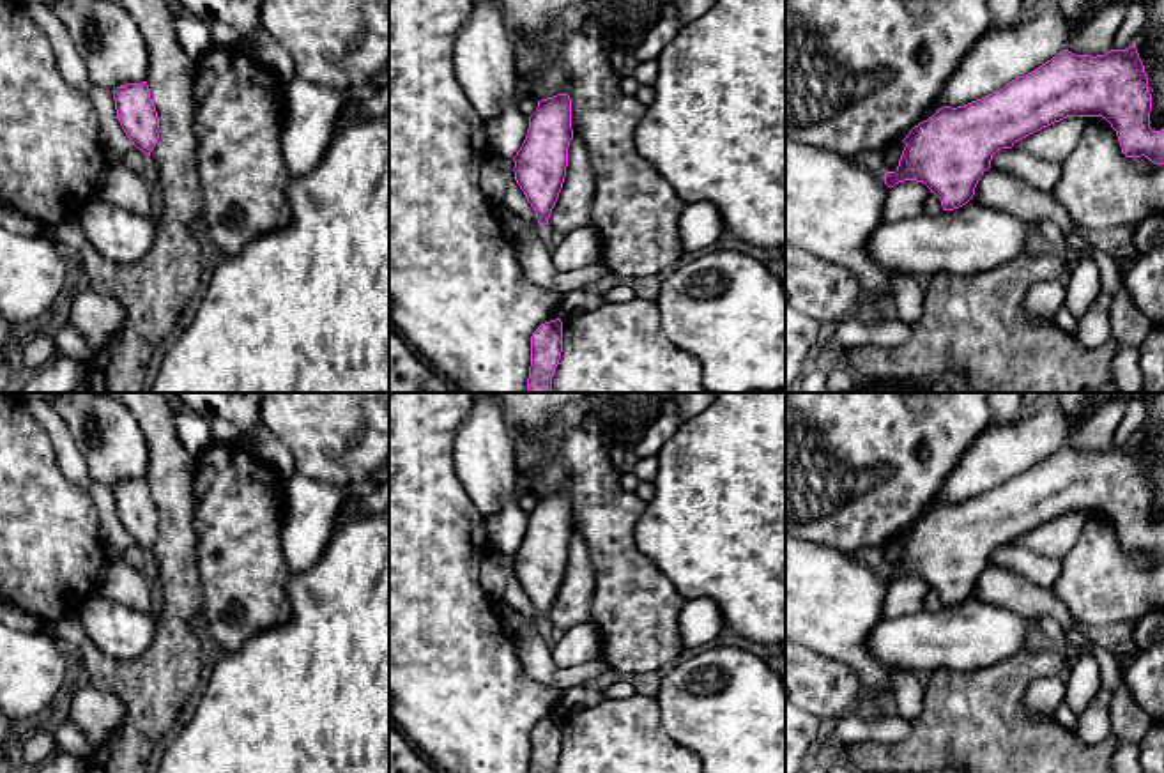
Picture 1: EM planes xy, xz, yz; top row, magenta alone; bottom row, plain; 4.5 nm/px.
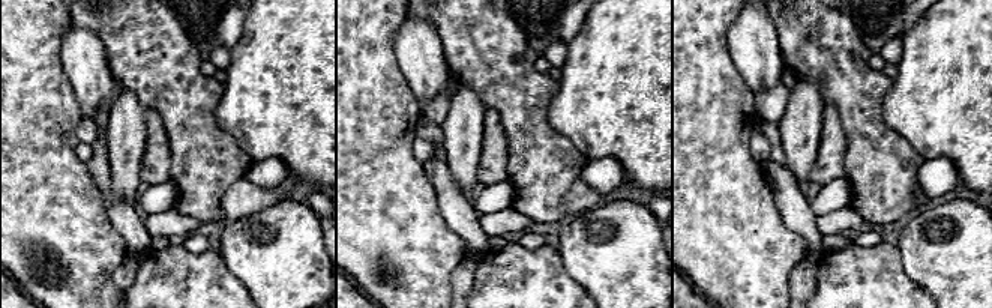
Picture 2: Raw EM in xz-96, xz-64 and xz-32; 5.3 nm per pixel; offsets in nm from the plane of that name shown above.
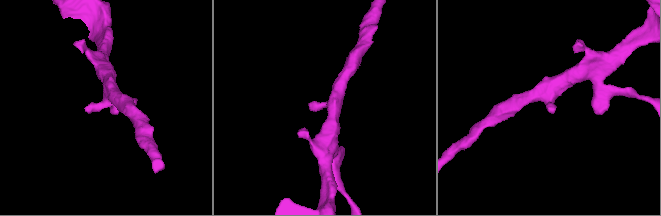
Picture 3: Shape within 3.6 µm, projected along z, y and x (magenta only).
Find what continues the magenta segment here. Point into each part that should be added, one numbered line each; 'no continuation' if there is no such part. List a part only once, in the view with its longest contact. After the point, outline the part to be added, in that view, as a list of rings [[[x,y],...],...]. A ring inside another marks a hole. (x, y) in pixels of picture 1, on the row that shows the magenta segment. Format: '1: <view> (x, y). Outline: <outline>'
no continuation

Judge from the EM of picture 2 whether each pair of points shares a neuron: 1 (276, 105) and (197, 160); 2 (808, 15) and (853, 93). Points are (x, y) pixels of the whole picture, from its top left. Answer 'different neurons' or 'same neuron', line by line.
1: different neurons
2: same neuron

